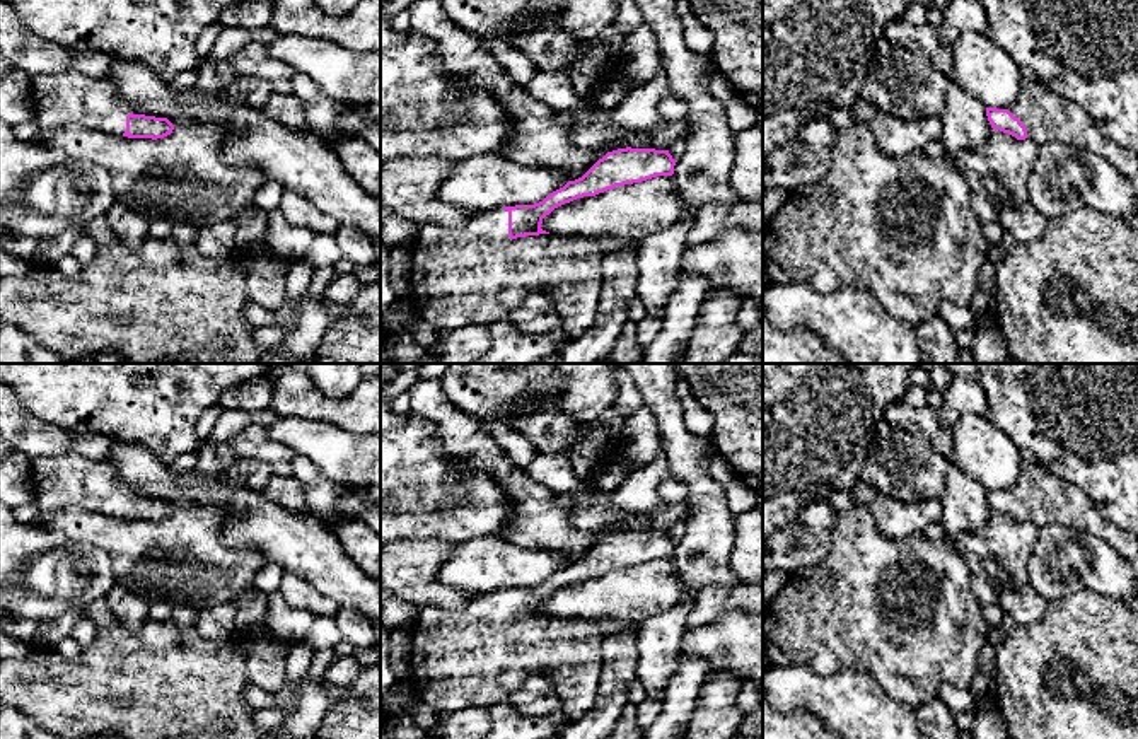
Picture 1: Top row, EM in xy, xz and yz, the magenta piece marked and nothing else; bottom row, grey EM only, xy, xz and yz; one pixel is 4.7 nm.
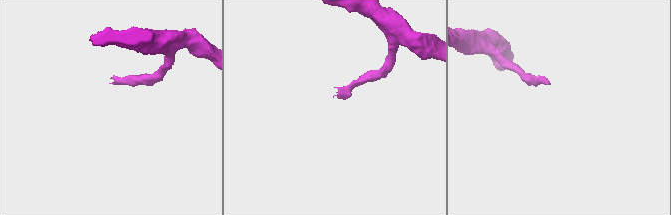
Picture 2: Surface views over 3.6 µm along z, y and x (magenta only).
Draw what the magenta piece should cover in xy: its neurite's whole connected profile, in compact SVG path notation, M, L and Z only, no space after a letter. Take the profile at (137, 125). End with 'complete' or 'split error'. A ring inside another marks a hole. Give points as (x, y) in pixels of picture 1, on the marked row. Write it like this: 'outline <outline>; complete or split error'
outline M73 68L32 77L29 85L41 140L67 126L152 140L174 130L167 118L130 104L106 79L89 79Z; split error

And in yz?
outline M1022 82L1015 102L1008 108L986 108L993 130L1034 143L1061 143L1094 152L1109 160L1123 176L1138 172L1138 152L1119 147L1104 135L1087 111L1053 92L1042 82Z; split error

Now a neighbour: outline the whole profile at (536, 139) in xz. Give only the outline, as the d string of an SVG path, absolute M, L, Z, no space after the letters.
M415 0L408 10L411 31L437 44L457 85L464 90L485 89L507 109L512 133L503 157L553 169L575 181L607 154L578 148L572 142L572 126L558 125L553 109L532 99L525 85L514 82L478 38L457 27L440 0Z

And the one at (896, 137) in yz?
M858 99L850 111L858 123L867 125L877 147L891 157L923 152L928 142L938 140L942 133L940 116L901 119L885 114L865 99Z

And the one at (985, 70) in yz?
M966 31L950 46L952 82L986 108L1008 108L1015 102L1022 72L1017 61L986 34Z

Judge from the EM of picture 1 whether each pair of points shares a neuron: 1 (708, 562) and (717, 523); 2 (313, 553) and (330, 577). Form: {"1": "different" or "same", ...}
{"1": "same", "2": "same"}

